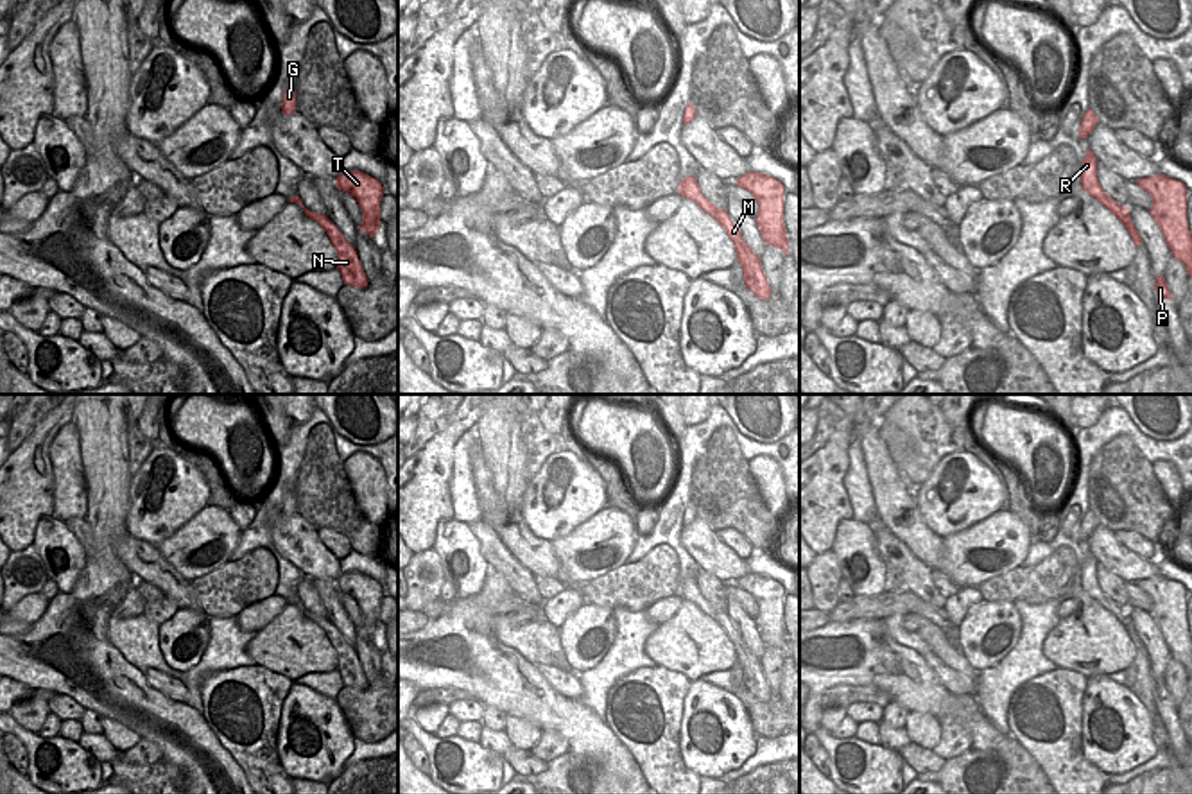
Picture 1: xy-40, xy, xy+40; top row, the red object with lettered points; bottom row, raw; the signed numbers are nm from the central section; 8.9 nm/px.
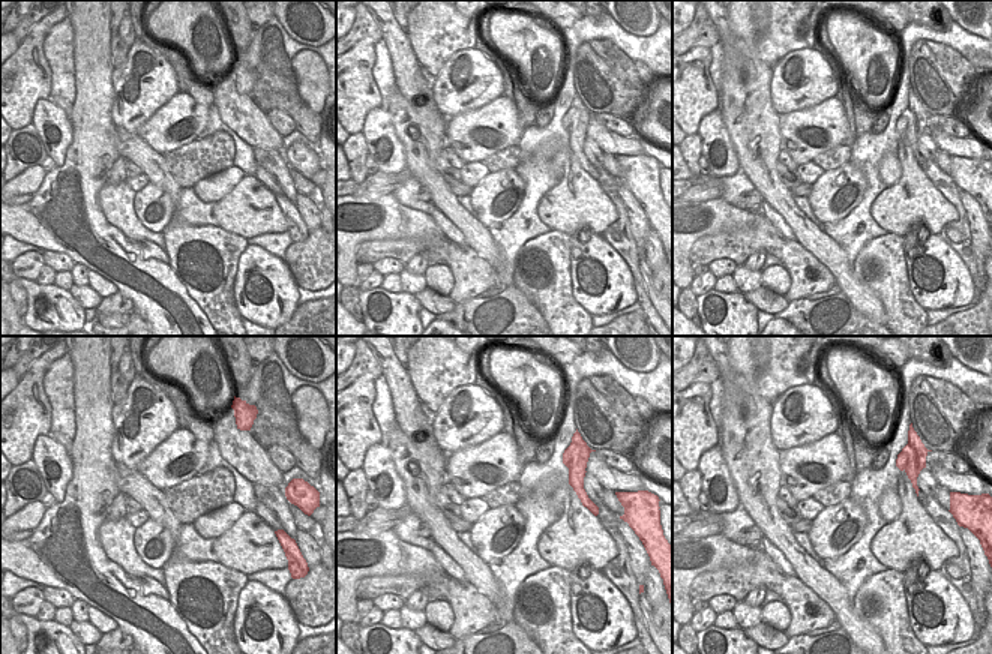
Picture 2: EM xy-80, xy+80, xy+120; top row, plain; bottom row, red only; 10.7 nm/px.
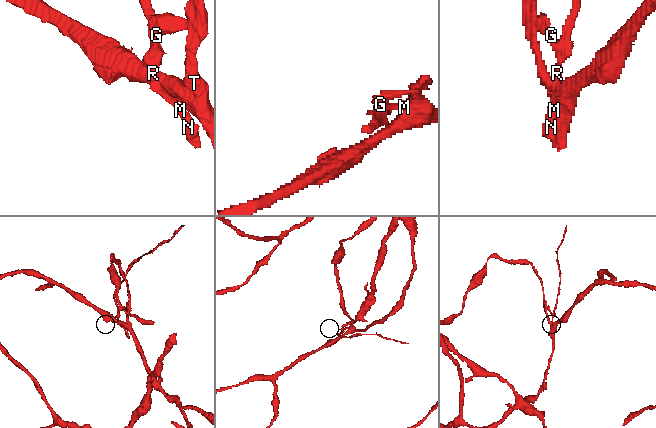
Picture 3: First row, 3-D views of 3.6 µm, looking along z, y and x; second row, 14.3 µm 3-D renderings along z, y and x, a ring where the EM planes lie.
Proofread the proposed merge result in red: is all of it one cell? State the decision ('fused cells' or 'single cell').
fused cells

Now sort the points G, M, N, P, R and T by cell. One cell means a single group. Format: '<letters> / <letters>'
G T / M N P R

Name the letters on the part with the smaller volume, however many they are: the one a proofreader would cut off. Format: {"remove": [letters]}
{"remove": ["M", "N", "P", "R"]}

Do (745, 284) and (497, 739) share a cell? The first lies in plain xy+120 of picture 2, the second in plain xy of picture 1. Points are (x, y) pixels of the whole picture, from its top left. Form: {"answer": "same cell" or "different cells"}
{"answer": "same cell"}

